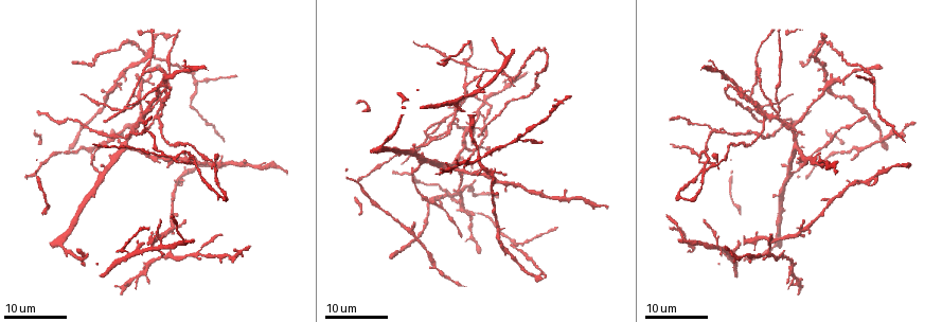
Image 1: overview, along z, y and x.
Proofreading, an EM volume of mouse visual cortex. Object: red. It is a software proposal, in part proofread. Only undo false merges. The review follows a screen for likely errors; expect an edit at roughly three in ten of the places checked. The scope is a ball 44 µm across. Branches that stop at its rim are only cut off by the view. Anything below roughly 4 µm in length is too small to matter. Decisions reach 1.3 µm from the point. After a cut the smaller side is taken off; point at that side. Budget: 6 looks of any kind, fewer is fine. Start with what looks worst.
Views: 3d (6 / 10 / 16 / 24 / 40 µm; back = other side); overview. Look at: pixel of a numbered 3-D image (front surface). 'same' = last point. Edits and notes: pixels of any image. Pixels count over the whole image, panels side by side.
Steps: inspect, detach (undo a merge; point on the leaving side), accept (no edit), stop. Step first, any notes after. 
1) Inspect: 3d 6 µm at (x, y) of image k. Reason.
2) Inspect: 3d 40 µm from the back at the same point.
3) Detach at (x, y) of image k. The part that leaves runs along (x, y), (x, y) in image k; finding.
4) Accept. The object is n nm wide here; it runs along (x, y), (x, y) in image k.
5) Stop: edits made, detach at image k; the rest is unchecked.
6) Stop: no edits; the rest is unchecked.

Inspect: 3d 24 µm at (518, 139) of image 1. Four-way junction.

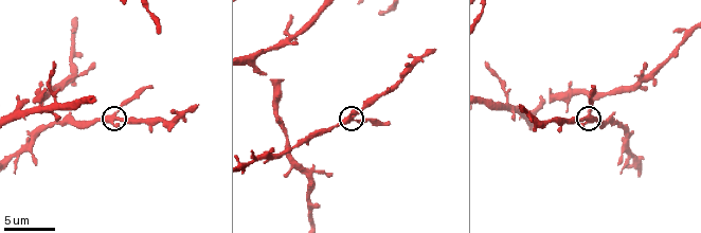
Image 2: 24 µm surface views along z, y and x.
Inspect: 3d 6 µm at (350, 117) of image 2.

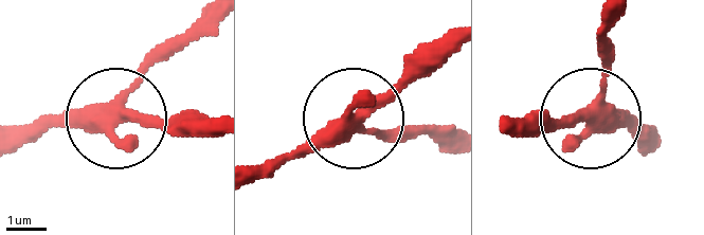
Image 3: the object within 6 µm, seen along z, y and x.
Accept. The side arm is 5 µm long; 4 arms meet here; one neuron here.

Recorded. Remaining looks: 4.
Inspect: 3d 24 µm at (482, 69) of image 1. Branch point.

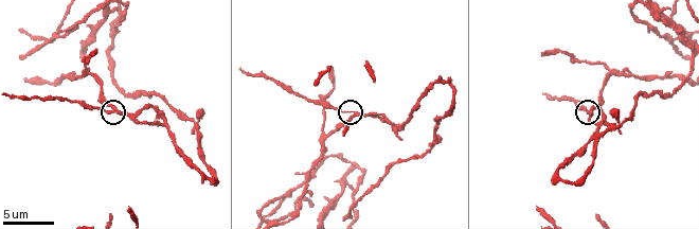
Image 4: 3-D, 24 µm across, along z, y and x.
Inspect: 3d 10 µm at (117, 112) of image 4.

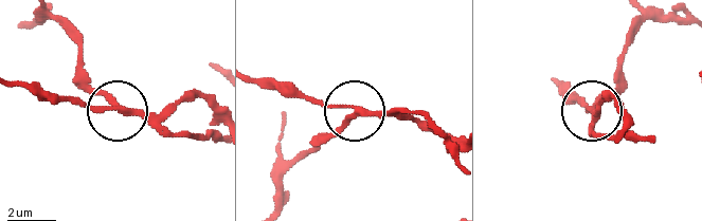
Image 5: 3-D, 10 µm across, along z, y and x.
Detach at (103, 109) of image 5. 3 arms meet here; the part that leaves runs along (139, 115), (19, 87) in image 5; a second neuron is stuck on.

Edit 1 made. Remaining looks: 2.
Inspect: 3d 10 µm at (87, 67) of image 4. A fork.

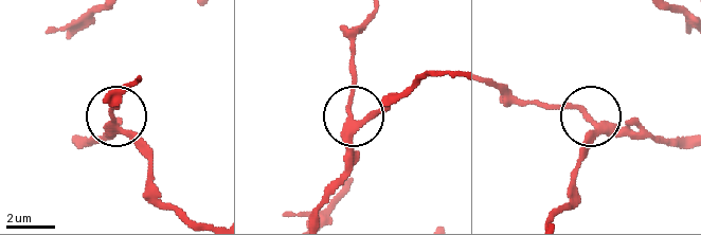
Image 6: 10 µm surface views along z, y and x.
Inspect: 3d 10 µm from the back at (111, 121) of image 6.

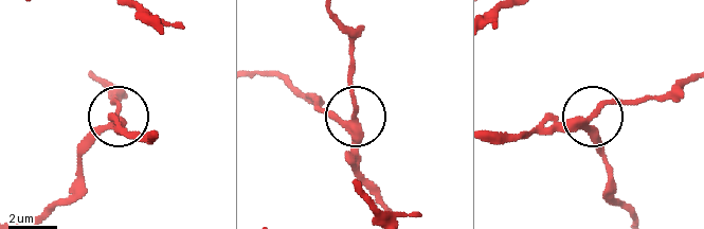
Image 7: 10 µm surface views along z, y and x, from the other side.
Accept. All the same neuron.

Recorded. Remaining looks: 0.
Stop: edits made, detach at image 5; the rest is unchecked.

